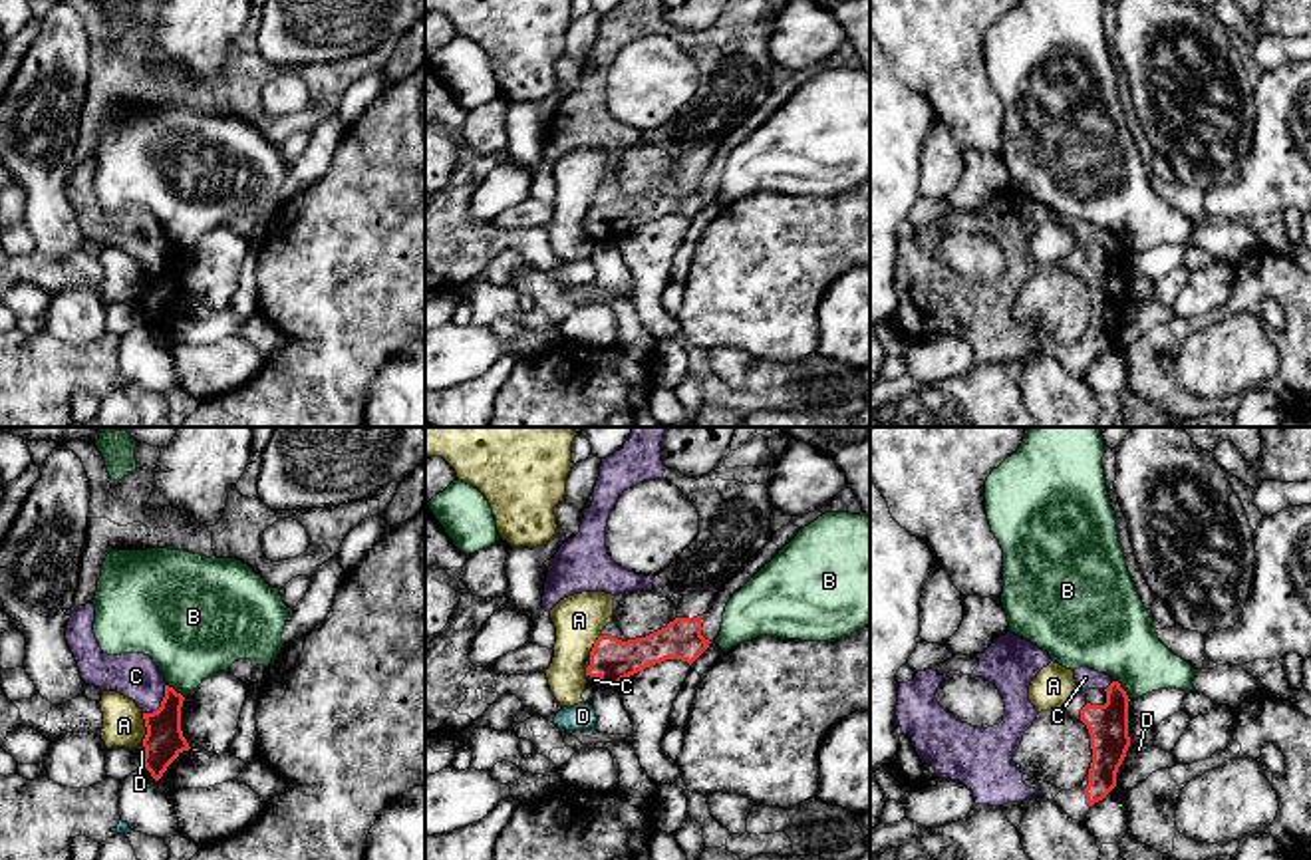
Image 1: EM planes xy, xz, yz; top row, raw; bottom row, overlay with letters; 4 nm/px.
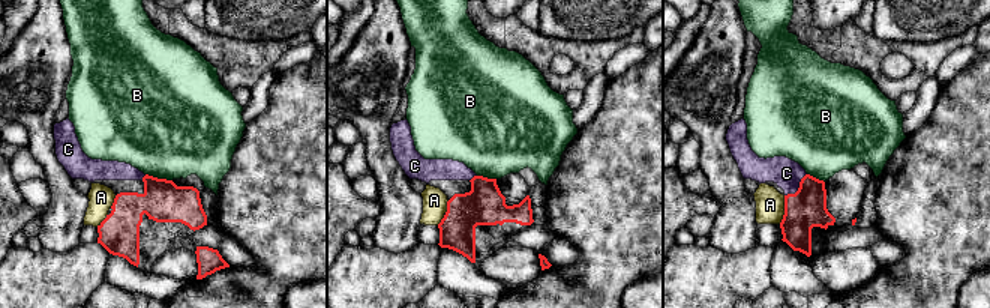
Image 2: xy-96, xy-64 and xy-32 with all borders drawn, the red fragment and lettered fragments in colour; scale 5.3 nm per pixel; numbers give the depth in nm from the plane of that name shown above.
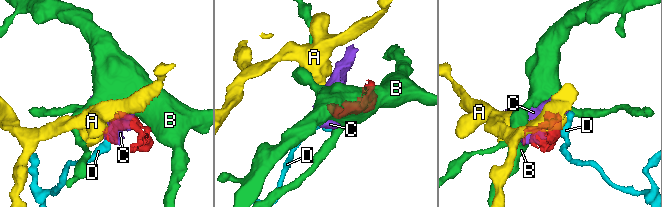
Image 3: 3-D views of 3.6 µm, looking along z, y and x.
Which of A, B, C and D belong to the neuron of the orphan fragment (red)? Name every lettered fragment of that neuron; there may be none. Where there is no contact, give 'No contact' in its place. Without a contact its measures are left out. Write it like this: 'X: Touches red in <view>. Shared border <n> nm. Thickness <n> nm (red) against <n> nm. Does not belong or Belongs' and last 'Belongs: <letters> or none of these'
A: Touches red in xy. Shared border 120 nm. Thickness 160 nm (red) against 170 nm. Does not belong
B: Touches red in yz. Shared border 110 nm. Thickness 160 nm (red) against 340 nm. Does not belong
C: Touches red in xy. Shared border 160 nm. Thickness 160 nm (red) against 180 nm. Belongs
D: Touches red in xy. Shared border 70 nm. Thickness 160 nm (red) against 30 nm. Does not belong
Belongs: C

